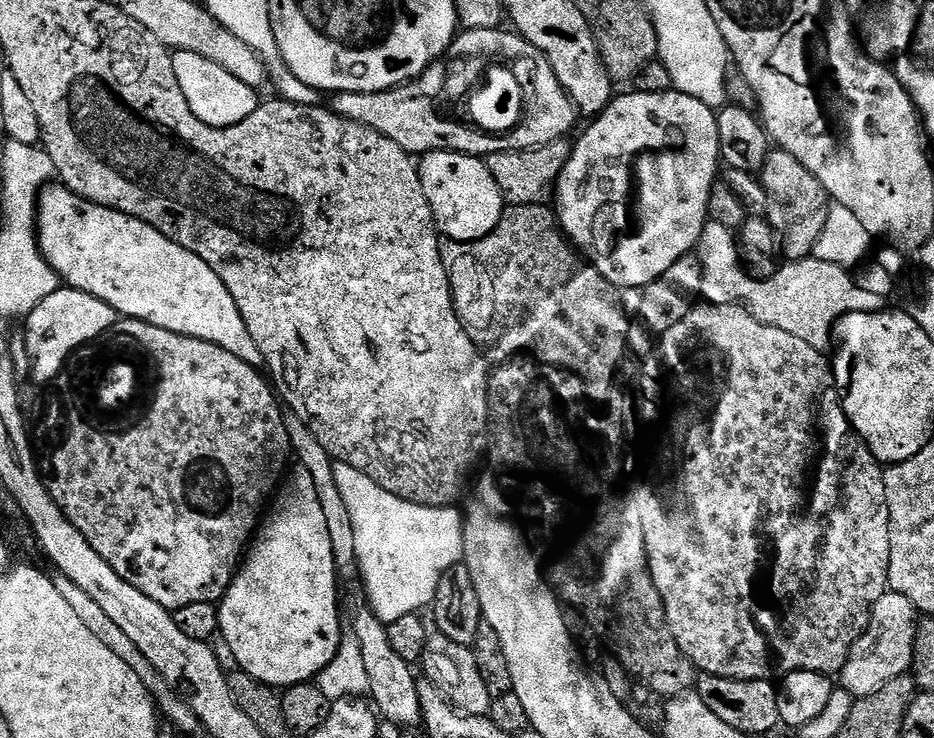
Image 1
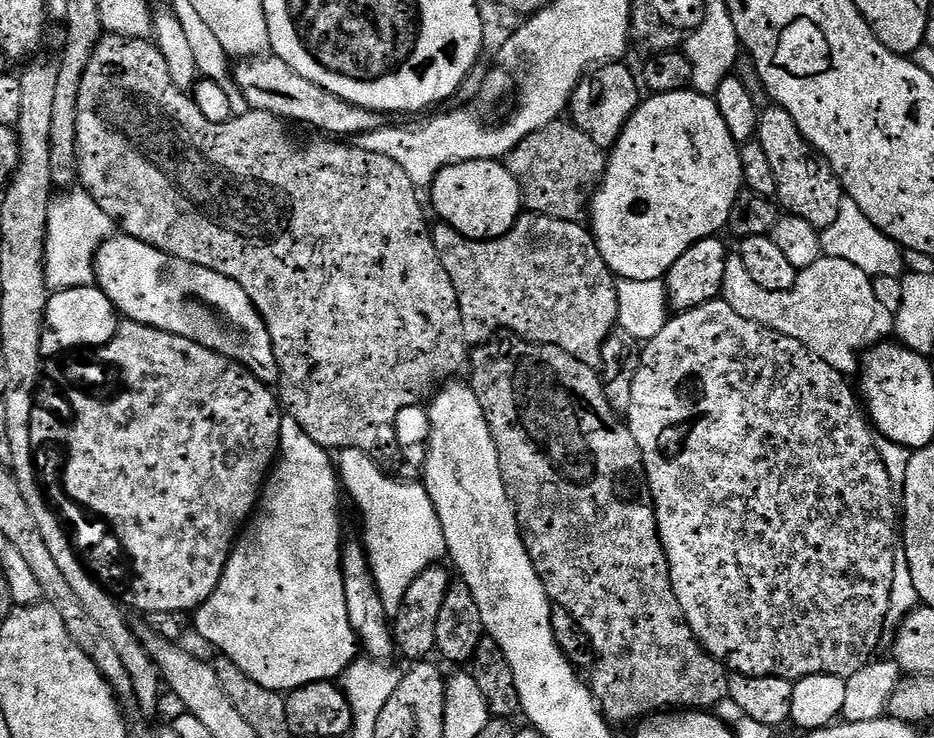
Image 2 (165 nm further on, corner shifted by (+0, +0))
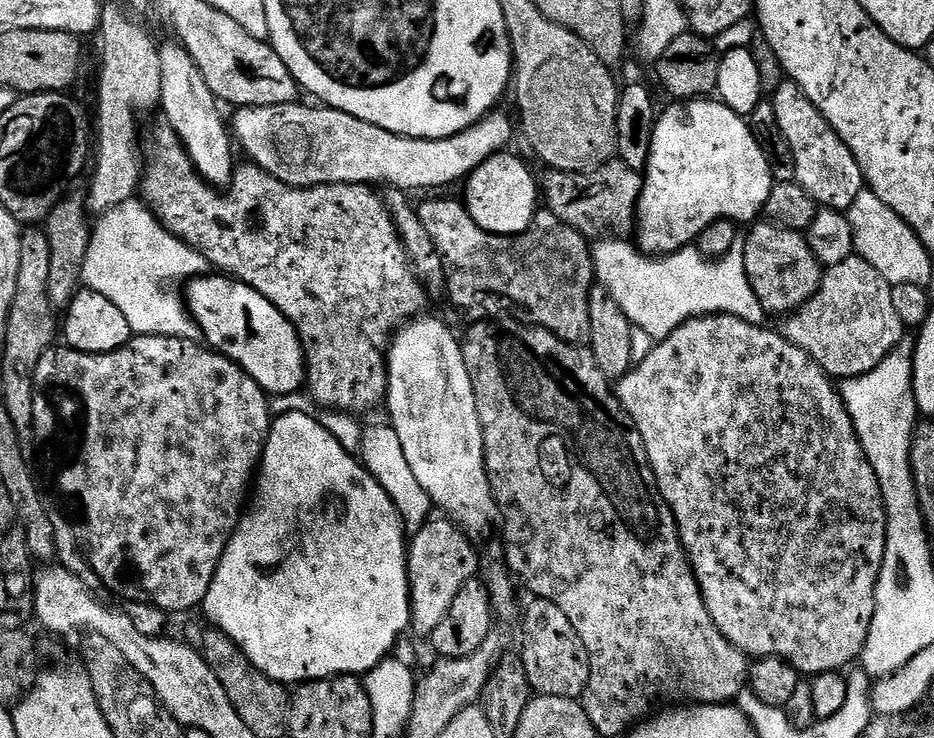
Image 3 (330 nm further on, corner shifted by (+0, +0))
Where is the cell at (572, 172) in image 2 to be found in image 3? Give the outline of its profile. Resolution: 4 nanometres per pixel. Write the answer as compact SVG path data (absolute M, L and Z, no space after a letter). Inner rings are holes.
M613 158L598 172L557 172L547 173L549 176L542 180L542 196L548 199L547 211L554 213L566 226L578 230L588 241L623 240L631 237L636 230L636 204L644 190L644 177L636 172L626 162Z

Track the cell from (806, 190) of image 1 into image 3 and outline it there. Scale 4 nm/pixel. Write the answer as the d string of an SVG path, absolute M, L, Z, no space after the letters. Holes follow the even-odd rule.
M785 78L782 86L778 86L778 90L771 93L770 99L774 106L774 114L778 117L778 130L782 130L782 134L794 154L796 183L802 186L802 190L806 190L806 194L810 194L810 198L814 198L814 202L820 208L833 208L836 212L847 213L848 208L854 205L854 200L858 197L859 192L866 188L864 175L850 146L846 146L846 142L842 142L842 138L838 138L838 134L830 126L830 122L826 122L826 118L820 113L818 106L814 106L814 102L810 102L810 98L806 98L804 91L793 80Z

